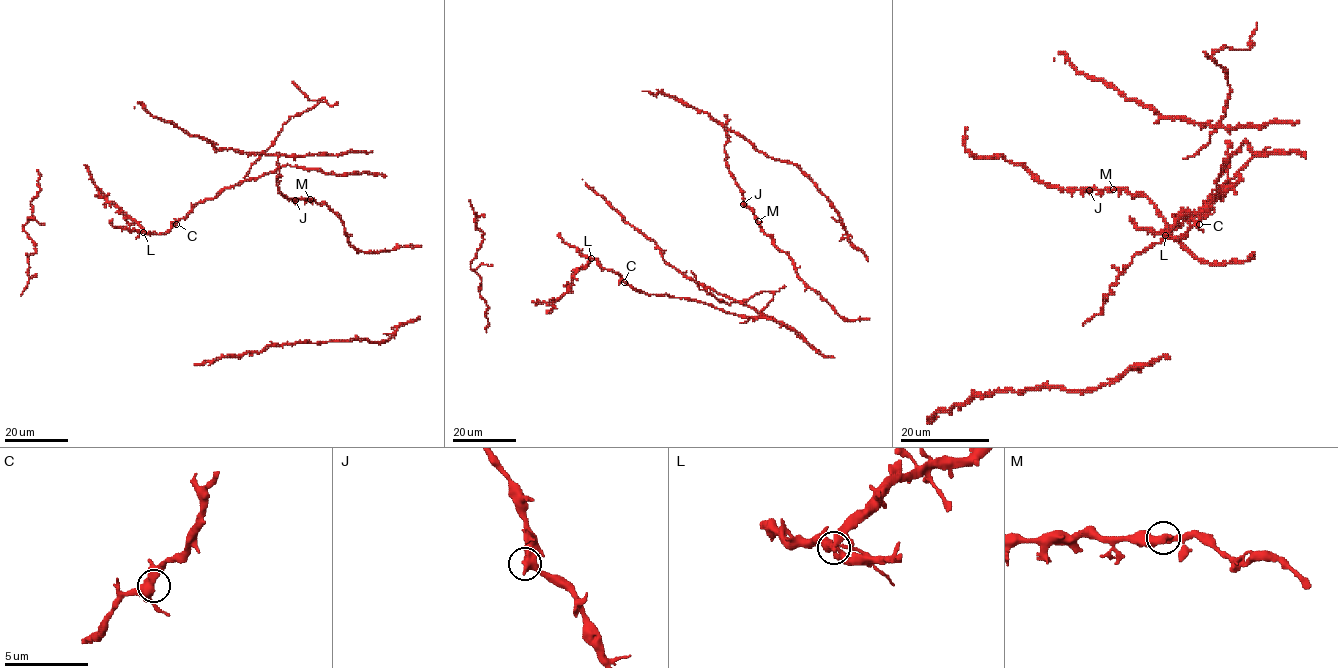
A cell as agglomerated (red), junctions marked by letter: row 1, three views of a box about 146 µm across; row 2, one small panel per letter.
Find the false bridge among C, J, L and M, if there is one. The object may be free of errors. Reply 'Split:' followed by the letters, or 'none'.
Split: L

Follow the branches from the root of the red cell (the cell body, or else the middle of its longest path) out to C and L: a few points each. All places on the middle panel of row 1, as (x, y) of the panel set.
C: (765, 317), (739, 316), (696, 300), (646, 295), (624, 282)
L: (765, 317), (739, 316), (696, 300), (646, 295), (635, 290), (616, 273), (605, 269), (590, 258)

